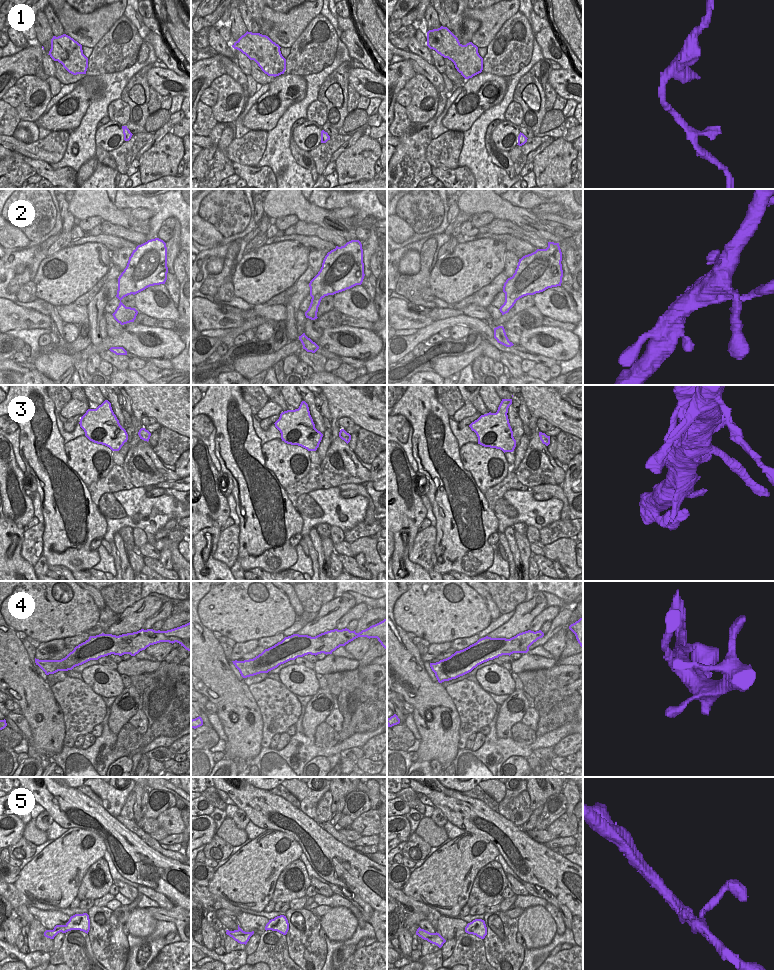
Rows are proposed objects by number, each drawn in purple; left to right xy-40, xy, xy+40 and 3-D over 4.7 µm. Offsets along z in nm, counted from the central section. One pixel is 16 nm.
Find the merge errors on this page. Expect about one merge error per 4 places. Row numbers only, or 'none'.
5

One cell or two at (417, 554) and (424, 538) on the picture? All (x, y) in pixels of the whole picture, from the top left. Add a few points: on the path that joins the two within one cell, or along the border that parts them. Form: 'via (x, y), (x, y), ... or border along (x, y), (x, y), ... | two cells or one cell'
via (420, 550), (424, 542) | one cell

